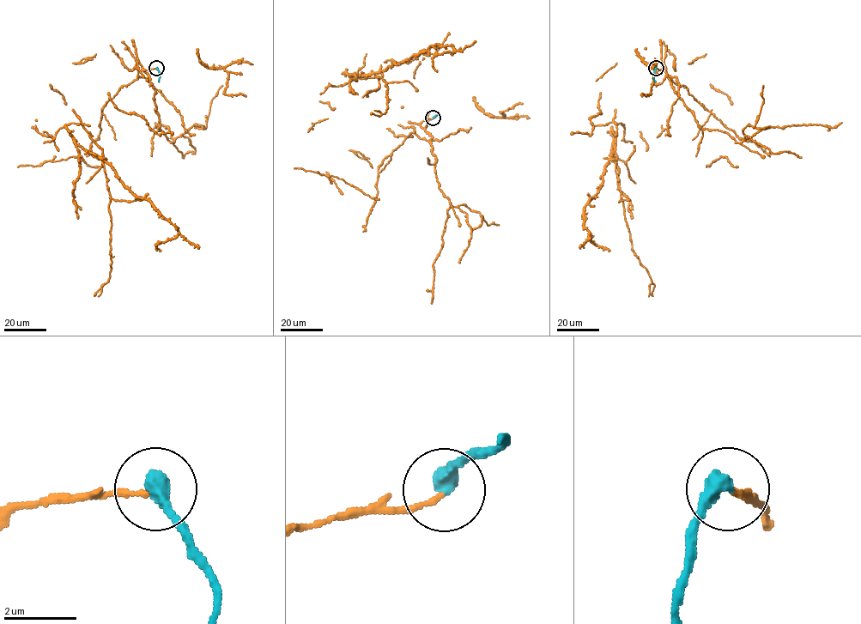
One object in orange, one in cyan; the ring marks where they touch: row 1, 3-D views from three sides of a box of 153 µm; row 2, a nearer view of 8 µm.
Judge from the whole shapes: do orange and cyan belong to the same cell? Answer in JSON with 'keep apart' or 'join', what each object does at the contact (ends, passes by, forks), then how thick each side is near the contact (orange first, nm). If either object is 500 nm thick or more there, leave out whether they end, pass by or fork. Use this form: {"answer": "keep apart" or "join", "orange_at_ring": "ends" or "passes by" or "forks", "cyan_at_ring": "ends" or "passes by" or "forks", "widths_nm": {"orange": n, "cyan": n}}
{"answer": "keep apart", "orange_at_ring": "ends", "cyan_at_ring": "ends", "widths_nm": {"orange": 120, "cyan": 480}}

